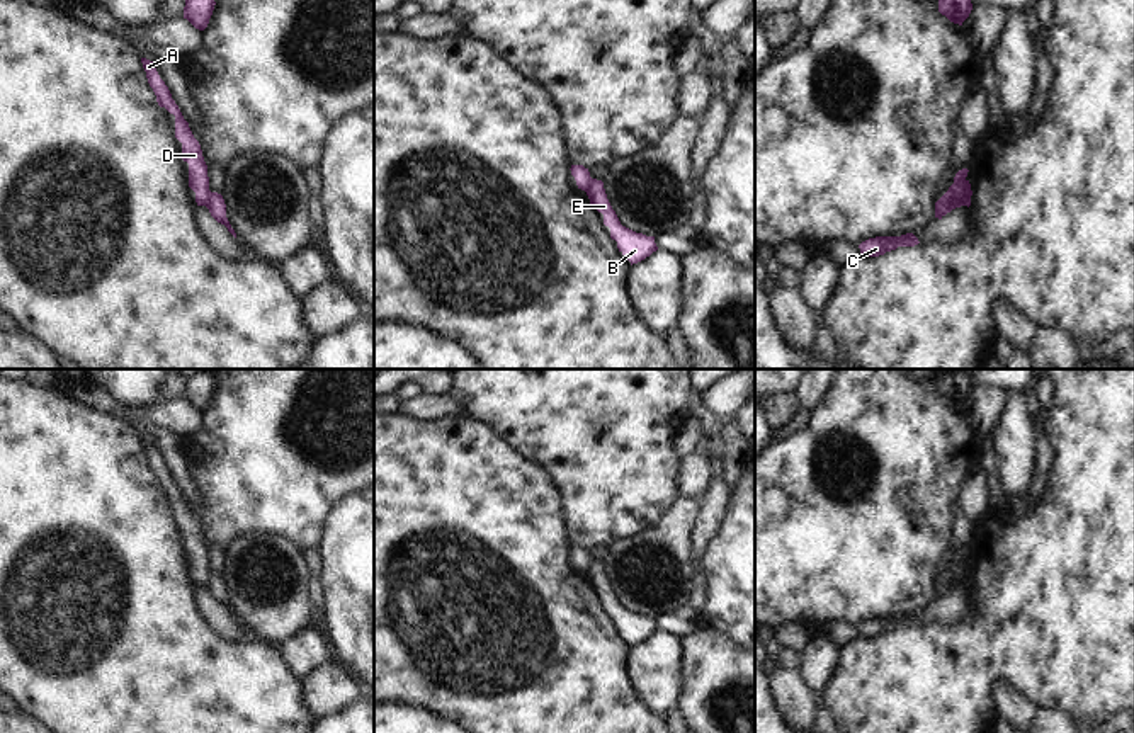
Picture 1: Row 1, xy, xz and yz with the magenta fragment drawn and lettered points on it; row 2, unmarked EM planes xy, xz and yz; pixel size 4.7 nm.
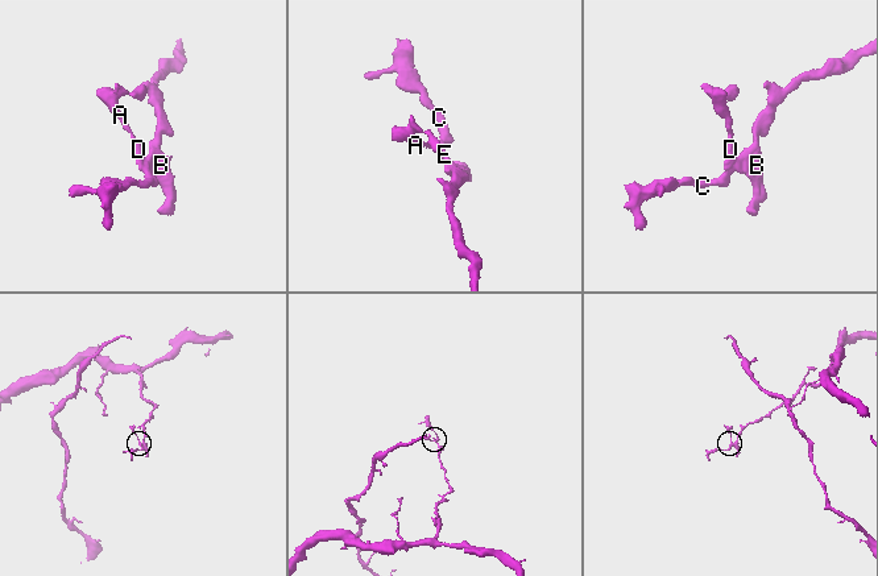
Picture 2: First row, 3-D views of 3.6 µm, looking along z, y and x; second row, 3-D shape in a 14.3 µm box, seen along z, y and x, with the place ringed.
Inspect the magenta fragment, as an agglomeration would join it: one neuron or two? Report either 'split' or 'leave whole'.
split

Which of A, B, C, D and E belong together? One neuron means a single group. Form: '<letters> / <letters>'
A D / B C E

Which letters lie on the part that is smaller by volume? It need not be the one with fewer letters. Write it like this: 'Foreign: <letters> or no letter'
Foreign: A, D

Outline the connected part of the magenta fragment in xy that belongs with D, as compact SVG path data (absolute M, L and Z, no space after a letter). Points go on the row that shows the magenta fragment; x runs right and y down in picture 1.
M141 58L141 63L146 71L148 83L156 95L158 105L175 116L175 138L182 143L182 160L189 163L189 187L196 192L196 202L197 206L207 206L211 190L207 165L204 162L201 145L194 138L179 105L172 99L168 87L160 78L155 63L146 58Z

